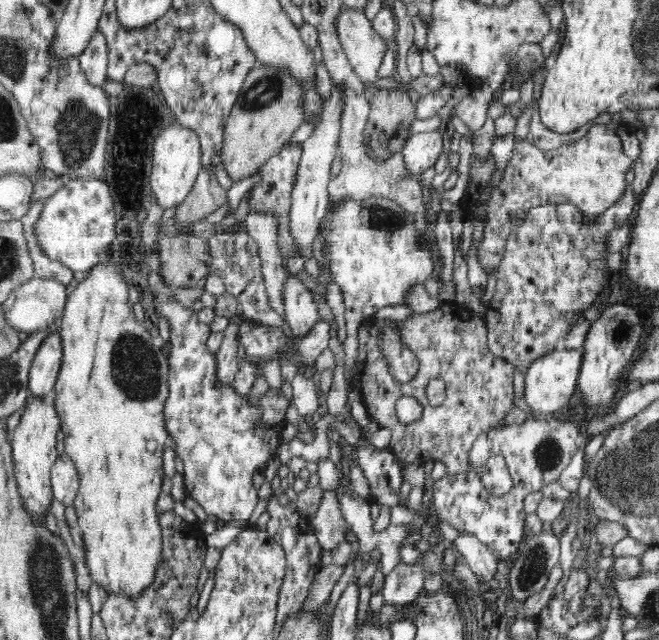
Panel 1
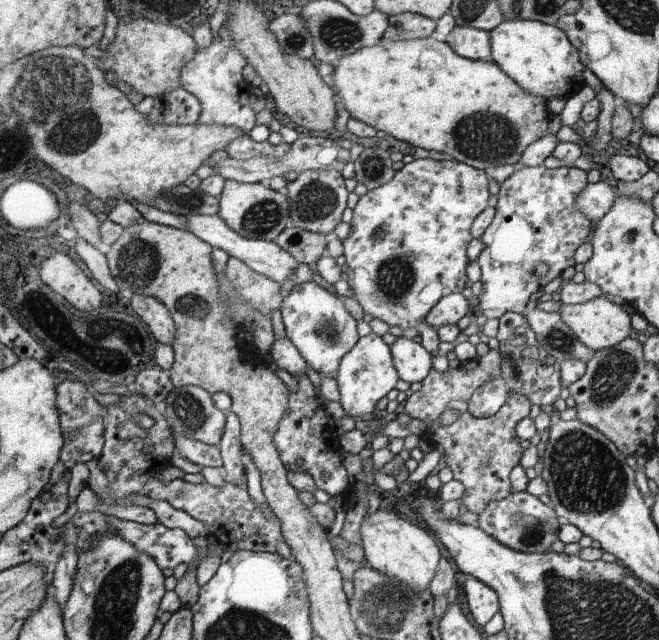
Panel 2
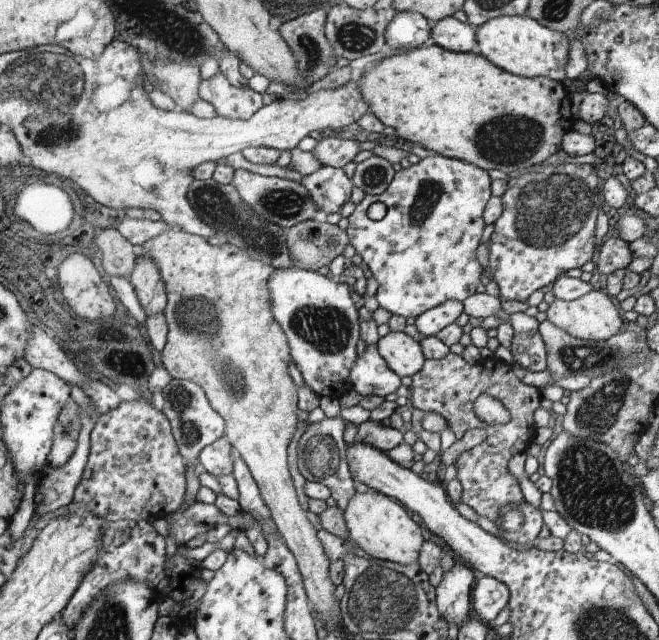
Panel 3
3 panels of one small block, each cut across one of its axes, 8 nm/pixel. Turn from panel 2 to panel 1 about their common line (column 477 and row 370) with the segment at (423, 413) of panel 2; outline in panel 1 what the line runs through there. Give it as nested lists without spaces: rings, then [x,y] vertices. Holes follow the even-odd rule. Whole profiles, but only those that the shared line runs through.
[[[460,304],[460,310],[448,310],[448,306],[442,306],[425,313],[415,313],[402,321],[384,320],[376,321],[373,318],[364,320],[357,328],[359,342],[359,354],[357,363],[358,387],[361,396],[372,420],[378,421],[382,428],[392,431],[390,452],[395,456],[396,462],[401,468],[401,474],[405,468],[415,463],[424,464],[428,460],[433,462],[443,461],[447,475],[458,475],[466,473],[469,469],[469,450],[472,448],[476,438],[480,434],[486,434],[488,430],[494,430],[504,426],[503,418],[515,404],[513,399],[513,374],[514,368],[506,361],[497,358],[487,341],[487,325],[484,320],[476,318],[476,315]],[[384,326],[395,328],[403,345],[412,351],[418,360],[418,371],[416,376],[402,384],[390,374],[389,365],[385,355],[378,347],[378,336]],[[441,378],[446,383],[446,400],[440,407],[430,406],[426,394],[426,388],[430,380]],[[401,397],[412,397],[422,406],[420,420],[414,420],[408,424],[400,423],[396,414],[396,404]]]

